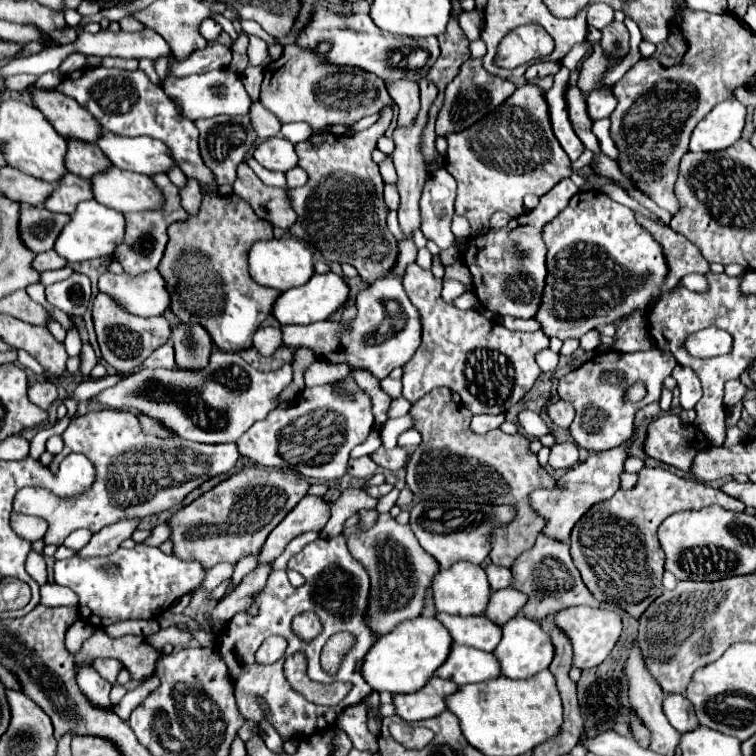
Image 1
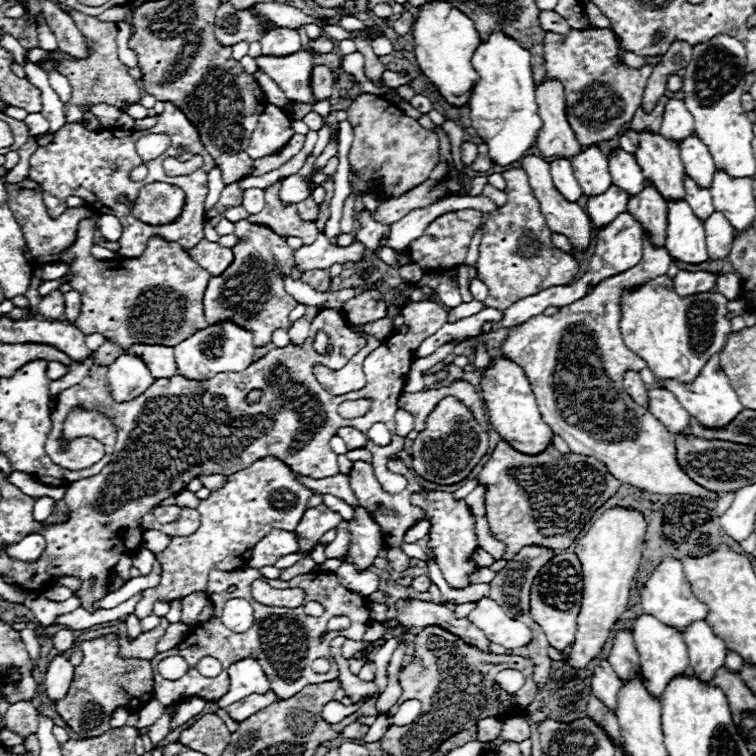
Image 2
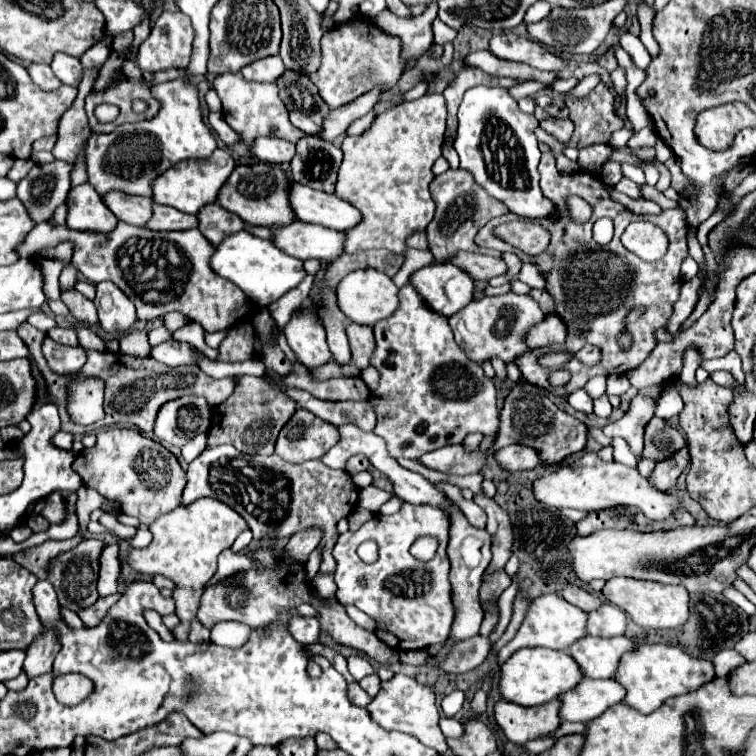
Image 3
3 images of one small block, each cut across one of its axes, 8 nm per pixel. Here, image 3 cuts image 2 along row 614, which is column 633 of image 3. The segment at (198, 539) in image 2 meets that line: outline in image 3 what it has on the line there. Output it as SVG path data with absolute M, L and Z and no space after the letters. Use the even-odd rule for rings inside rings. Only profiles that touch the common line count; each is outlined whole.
M646 126L646 128L642 128L640 132L636 132L636 134L630 138L628 146L634 148L634 150L638 150L638 148L642 148L642 146L654 146L656 140L658 140L656 130L650 128L650 126Z

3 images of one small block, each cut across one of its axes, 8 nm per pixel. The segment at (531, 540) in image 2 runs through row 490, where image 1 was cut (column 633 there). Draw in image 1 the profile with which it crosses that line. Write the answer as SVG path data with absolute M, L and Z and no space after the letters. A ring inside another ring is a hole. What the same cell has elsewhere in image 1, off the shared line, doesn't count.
M642 468L634 488L620 488L608 502L598 502L572 528L570 554L586 588L596 600L616 604L630 616L640 618L642 612L664 592L664 550L656 536L658 526L674 512L702 510L710 504L732 512L744 512L744 504L722 490L680 478L664 468Z

